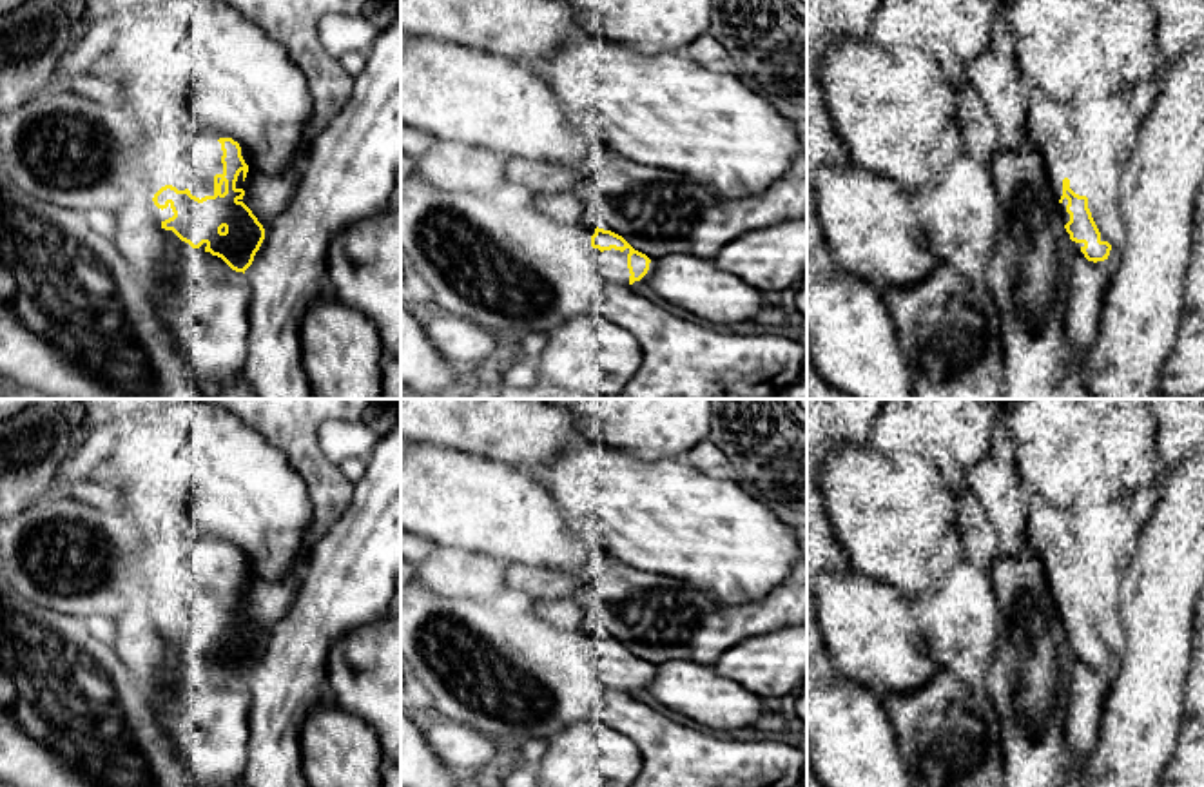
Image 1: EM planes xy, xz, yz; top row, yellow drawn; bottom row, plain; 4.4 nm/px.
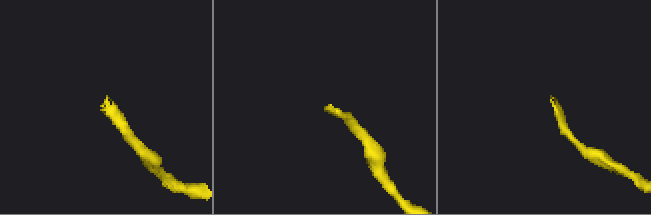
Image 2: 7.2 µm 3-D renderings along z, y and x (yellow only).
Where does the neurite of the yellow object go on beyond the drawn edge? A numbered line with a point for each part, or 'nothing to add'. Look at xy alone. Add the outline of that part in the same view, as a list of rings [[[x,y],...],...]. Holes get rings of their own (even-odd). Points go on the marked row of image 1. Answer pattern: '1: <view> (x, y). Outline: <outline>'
nothing to add

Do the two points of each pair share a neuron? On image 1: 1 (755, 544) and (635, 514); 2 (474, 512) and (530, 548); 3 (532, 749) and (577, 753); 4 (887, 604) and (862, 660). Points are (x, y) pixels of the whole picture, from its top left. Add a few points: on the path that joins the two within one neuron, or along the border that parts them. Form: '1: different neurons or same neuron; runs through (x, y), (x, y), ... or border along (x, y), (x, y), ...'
1: same neuron; runs through (726, 541), (711, 530), (664, 515)
2: same neuron; runs through (488, 512), (494, 512), (515, 534)
3: different neurons; border along (546, 740), (546, 751), (535, 767)
4: same neuron; runs through (873, 619), (867, 624), (867, 646)

